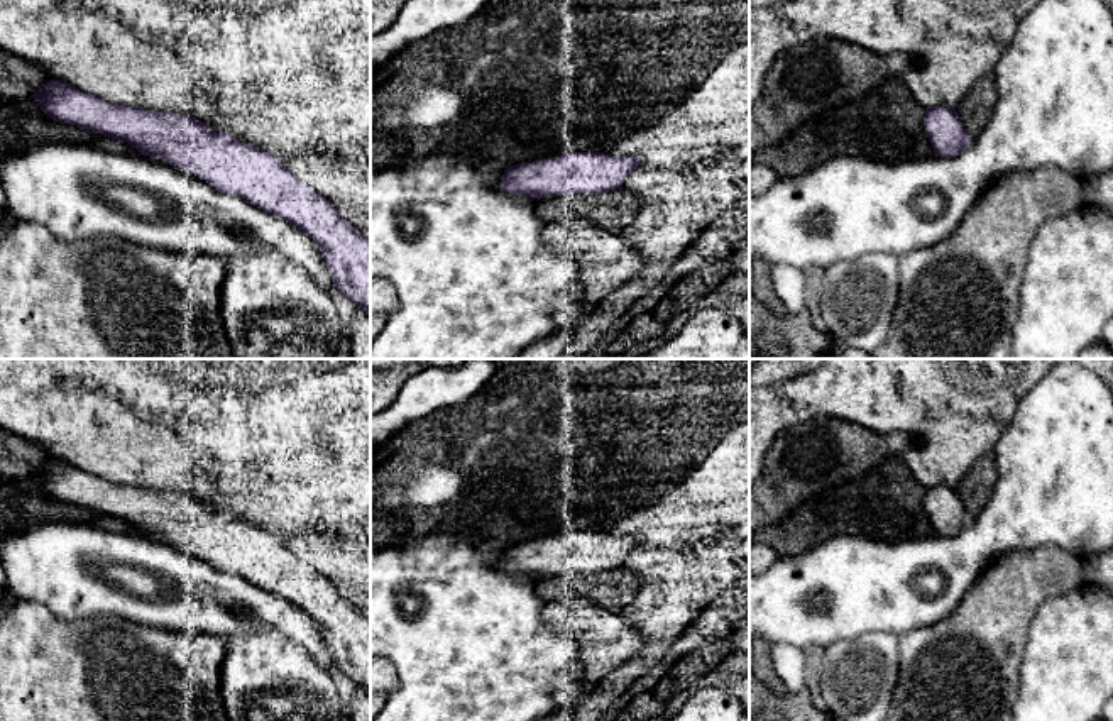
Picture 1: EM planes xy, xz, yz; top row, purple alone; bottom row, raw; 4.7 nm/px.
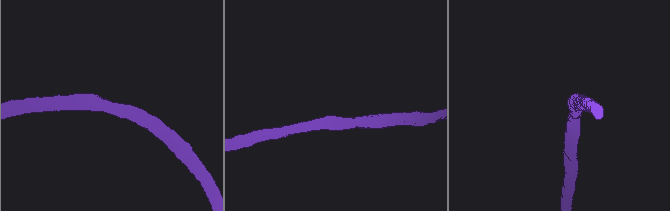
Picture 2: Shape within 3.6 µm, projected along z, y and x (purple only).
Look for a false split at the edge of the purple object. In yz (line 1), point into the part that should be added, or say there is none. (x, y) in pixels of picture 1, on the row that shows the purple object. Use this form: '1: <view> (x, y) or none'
1: none

